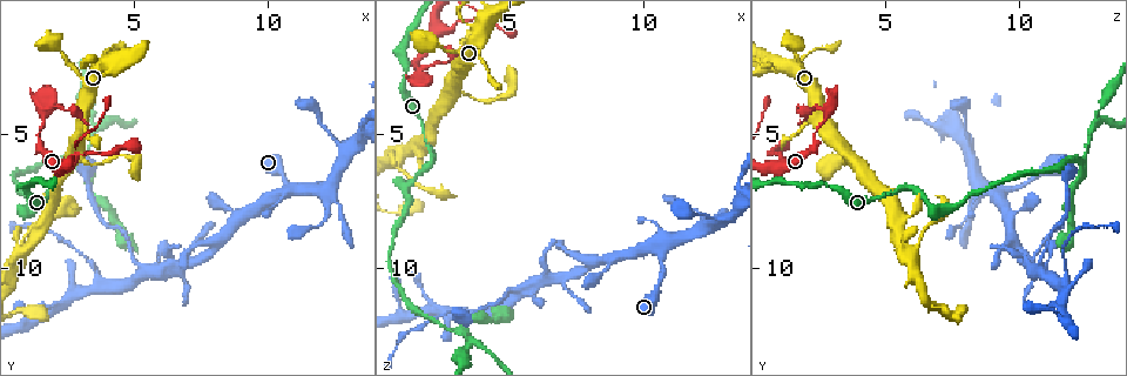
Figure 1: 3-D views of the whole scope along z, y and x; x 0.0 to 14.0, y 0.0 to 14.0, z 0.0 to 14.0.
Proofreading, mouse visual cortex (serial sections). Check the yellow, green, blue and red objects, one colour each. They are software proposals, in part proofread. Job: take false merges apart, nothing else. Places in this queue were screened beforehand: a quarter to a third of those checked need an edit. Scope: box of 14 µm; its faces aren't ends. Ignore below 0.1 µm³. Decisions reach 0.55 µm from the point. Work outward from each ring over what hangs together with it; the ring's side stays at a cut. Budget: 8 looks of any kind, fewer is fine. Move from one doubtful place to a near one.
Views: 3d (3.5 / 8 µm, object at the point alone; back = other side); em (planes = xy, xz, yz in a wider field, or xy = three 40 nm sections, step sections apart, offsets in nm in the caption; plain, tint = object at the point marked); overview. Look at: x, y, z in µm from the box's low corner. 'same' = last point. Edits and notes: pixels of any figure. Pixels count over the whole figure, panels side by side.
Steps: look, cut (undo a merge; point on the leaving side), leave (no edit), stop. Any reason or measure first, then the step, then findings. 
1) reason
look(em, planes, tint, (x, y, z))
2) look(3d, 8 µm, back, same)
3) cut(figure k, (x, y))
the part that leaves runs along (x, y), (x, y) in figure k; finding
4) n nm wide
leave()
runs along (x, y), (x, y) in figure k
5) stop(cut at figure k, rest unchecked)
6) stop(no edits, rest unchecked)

sharp bend
look(3d, 3.5 µm, (1.2, 7.9, 7.0))

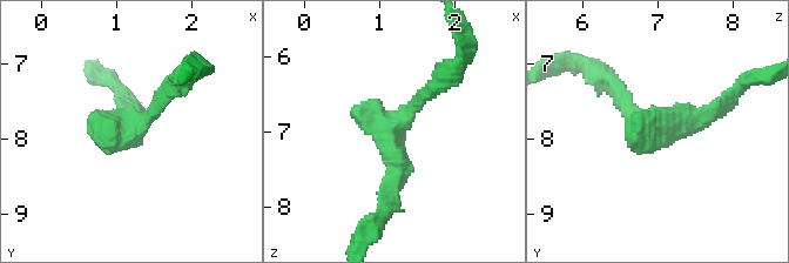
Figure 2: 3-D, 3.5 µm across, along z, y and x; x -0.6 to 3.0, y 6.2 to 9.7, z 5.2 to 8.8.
look(em, xy, step 1, tint, (1.15, 7.85, 6.95))

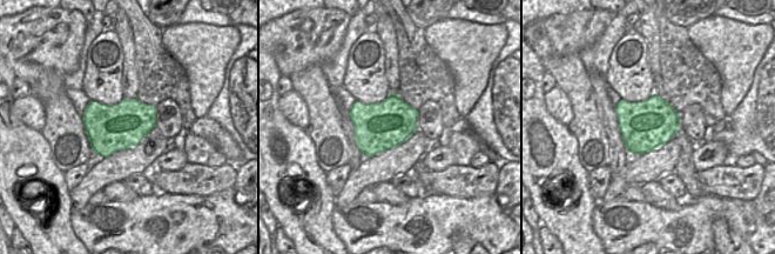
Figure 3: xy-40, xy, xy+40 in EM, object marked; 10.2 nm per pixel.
leave()
runs along (439, 85), (389, 129), (392, 196) in figure 2; all the same cell

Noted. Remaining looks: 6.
three-way junction
look(3d, 8 µm, (5.5, 10.1, 10.8))

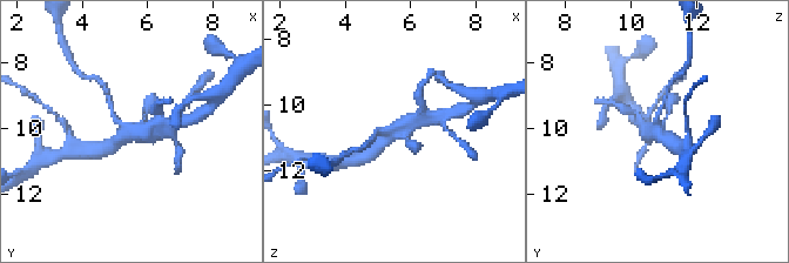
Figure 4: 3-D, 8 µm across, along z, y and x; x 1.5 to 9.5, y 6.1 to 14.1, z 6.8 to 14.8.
look(3d, 3.5 µm, (5.4, 10.1, 10.8))

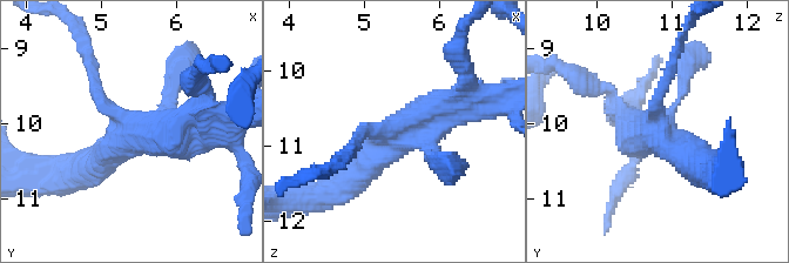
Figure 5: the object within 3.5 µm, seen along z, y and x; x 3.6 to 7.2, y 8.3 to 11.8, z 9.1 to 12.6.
look(em, planes, tint, (5.50, 10.20, 10.80))

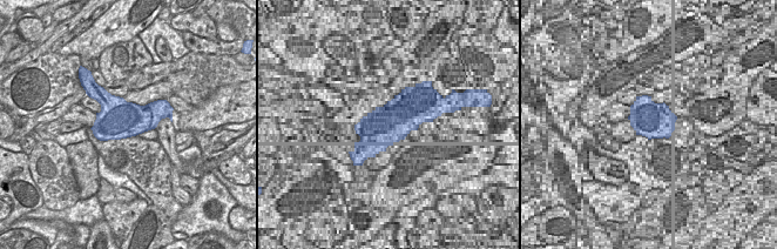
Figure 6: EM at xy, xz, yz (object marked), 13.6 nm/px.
leave()
runs along (473, 106), (419, 117), (348, 181) in figure 5; one cell here

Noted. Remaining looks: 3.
thick turns thin
look(3d, 3.5 µm, back, (3.5, 9.9, 11.7))

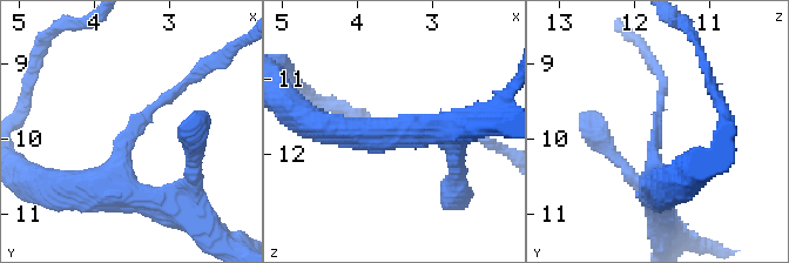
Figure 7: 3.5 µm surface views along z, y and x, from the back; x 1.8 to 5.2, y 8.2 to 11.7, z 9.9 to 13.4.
arms of 150, 400 nm; need the tissue
look(em, xy, step 2, tint, (3.50, 9.95, 11.70))

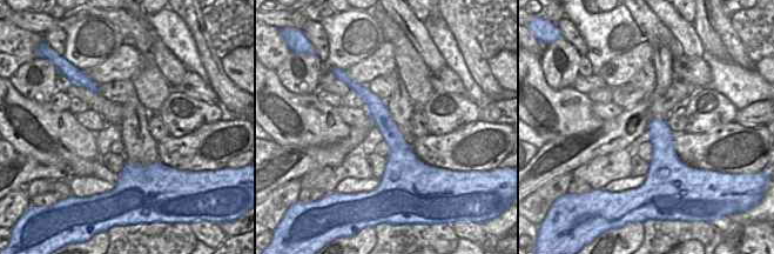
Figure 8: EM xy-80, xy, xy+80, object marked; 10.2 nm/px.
cut(figure 7, (662, 80))
the part that leaves runs along (660, 103), (663, 78), (639, 41) in figure 7; two cells meet here

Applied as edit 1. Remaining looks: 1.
sharp bend
look(3d, 3.5 µm, (1.6, 4.1, 2.8))

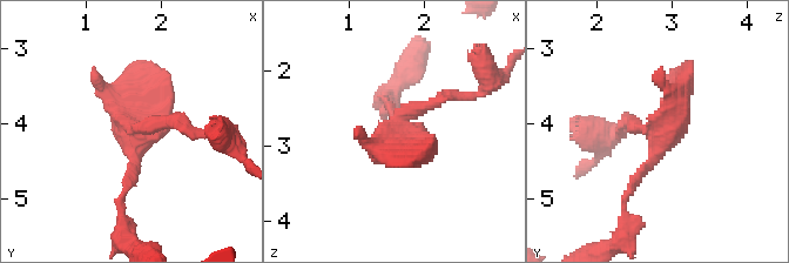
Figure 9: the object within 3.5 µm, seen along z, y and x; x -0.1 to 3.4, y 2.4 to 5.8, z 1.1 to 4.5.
cut(figure 9, (447, 94))
the part that leaves runs along (405, 112), (474, 96), (485, 66) in figure 9; two cells meet here

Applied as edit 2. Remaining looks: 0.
stop(cut at figure 7, cut at figure 9, rest unchecked)

